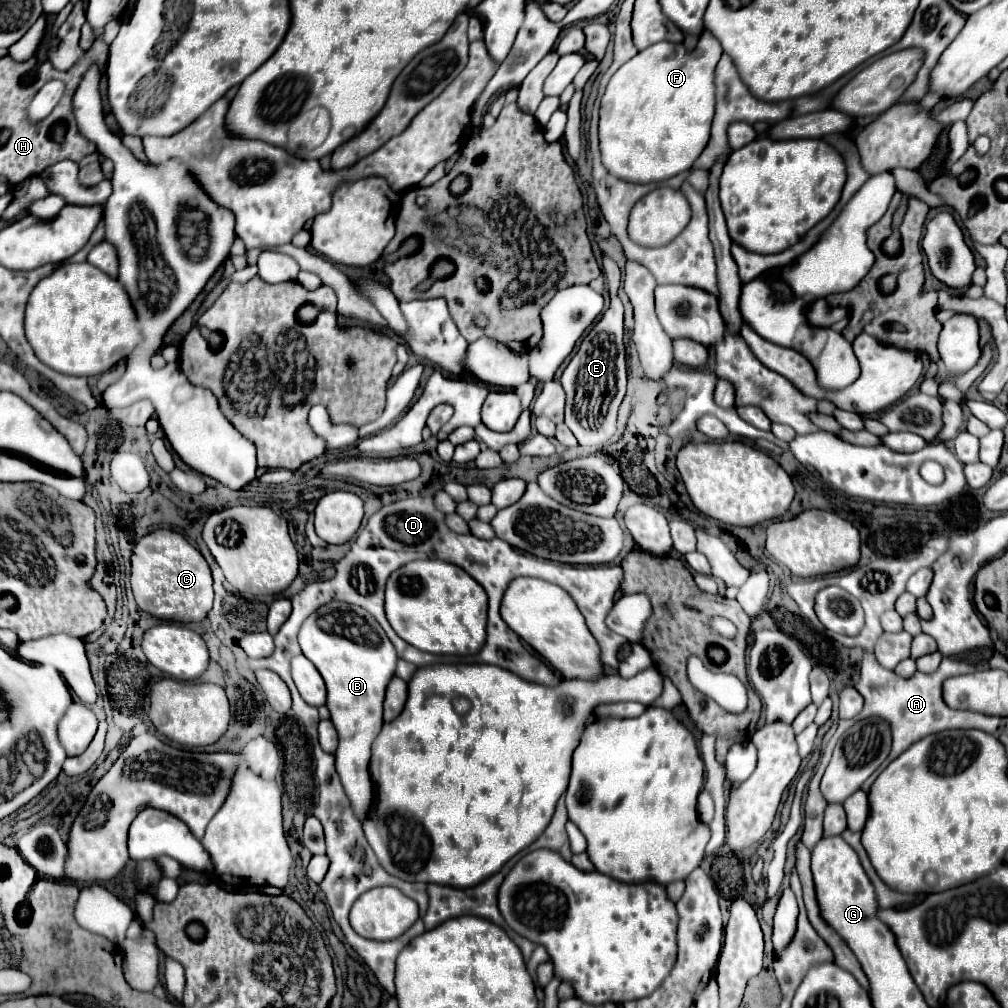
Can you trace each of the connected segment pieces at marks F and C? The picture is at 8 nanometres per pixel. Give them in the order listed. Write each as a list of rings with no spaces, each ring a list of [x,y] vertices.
[[[709,30],[703,34],[707,34],[707,54],[699,54],[697,50],[687,52],[683,44],[657,42],[625,62],[609,80],[599,106],[599,150],[603,166],[611,170],[615,178],[639,184],[669,180],[689,170],[707,146],[715,112],[713,70],[723,54],[723,48]]]
[[[155,530],[143,536],[131,556],[131,590],[137,606],[161,620],[201,622],[213,606],[213,580],[205,558],[179,532]]]

